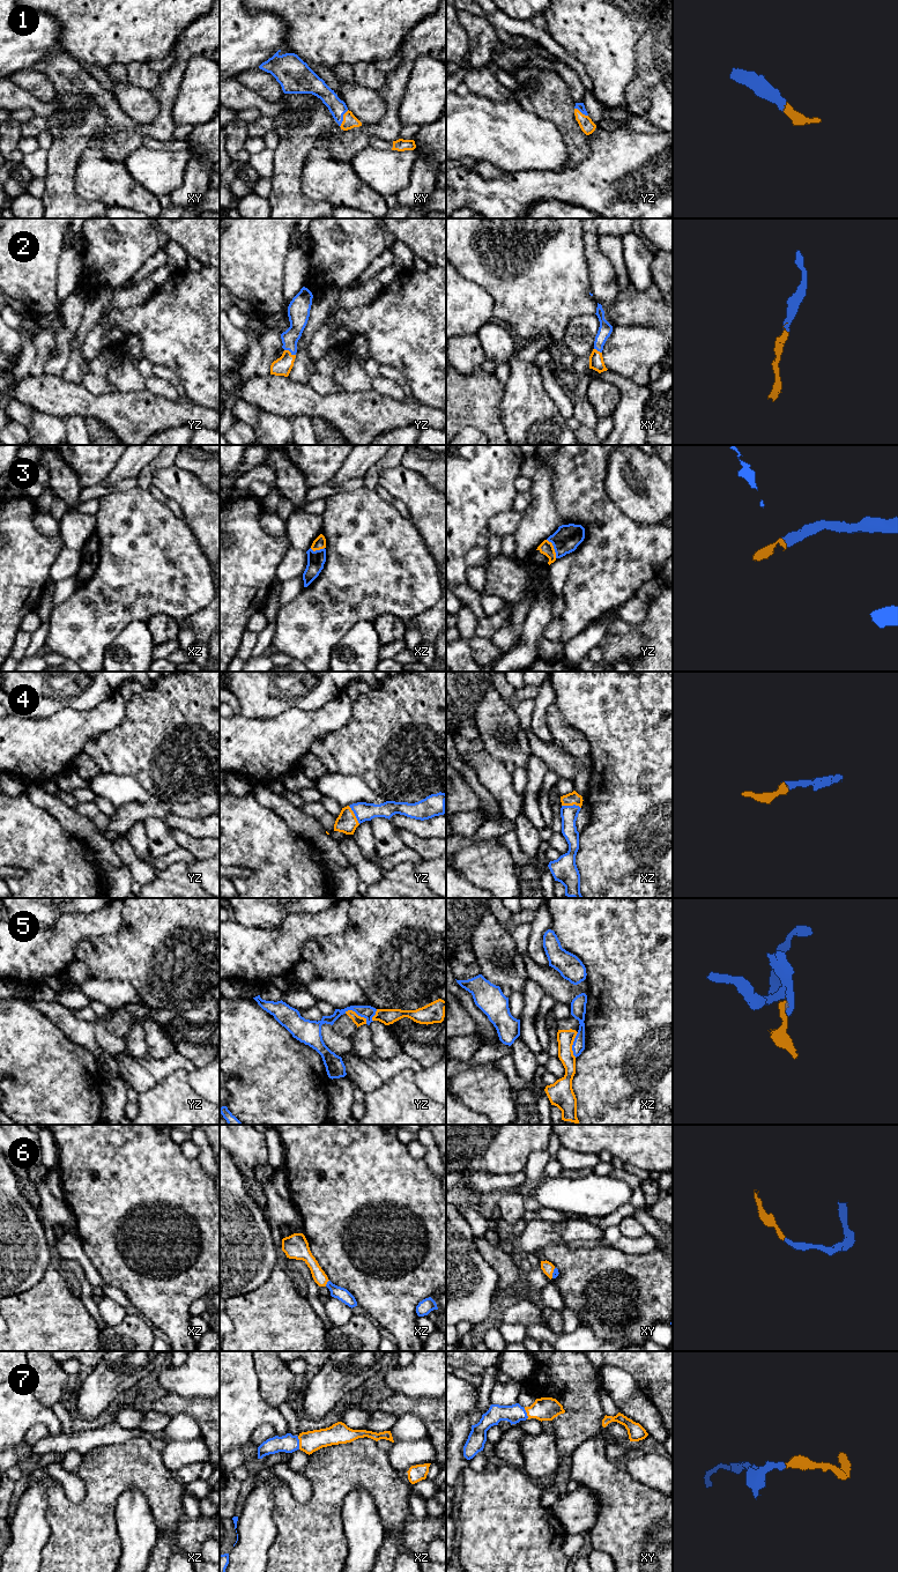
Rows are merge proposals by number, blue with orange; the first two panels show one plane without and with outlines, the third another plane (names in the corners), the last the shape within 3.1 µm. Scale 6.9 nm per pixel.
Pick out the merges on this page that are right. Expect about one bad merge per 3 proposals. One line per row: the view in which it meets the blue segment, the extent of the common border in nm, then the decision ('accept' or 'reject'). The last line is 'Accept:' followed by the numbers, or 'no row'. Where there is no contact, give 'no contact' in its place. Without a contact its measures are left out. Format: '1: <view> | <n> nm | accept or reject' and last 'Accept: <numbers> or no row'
1: xy | 130 nm | accept
2: yz | 90 nm | accept
3: yz | 150 nm | accept
4: xz | 140 nm | accept
5: yz | 180 nm | reject
6: xz | 50 nm | accept
7: xz | 90 nm | accept
Accept: 1, 2, 3, 4, 6, 7

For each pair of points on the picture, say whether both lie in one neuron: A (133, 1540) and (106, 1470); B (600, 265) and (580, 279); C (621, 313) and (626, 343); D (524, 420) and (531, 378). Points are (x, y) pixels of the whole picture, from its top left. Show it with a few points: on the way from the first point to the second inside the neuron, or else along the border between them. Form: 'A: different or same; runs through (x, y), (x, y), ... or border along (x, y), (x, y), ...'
A: different; border along (140, 1490), (125, 1490), (119, 1496), (116, 1526)
B: different; border along (585, 245), (589, 287), (593, 293)
C: different; border along (615, 325), (651, 326)
D: same; runs through (525, 409), (525, 388)

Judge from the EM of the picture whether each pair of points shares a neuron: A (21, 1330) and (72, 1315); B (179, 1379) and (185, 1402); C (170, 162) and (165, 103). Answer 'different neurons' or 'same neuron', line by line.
A: same neuron
B: different neurons
C: different neurons

